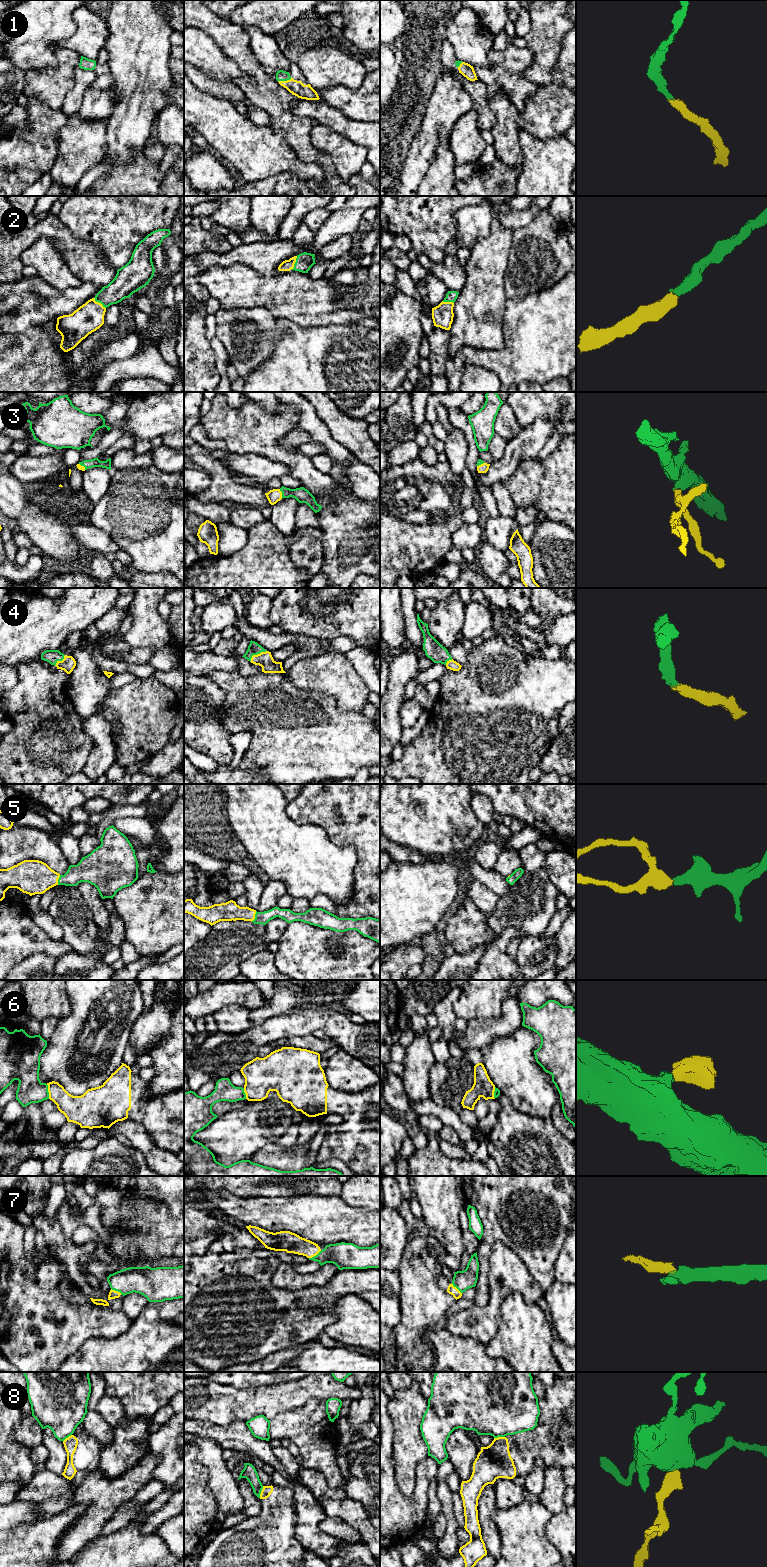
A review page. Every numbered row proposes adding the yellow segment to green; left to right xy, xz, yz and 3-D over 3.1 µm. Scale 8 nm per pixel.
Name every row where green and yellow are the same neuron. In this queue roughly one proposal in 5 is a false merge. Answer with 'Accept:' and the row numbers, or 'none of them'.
Accept: 1, 2, 3, 4, 5, 7

